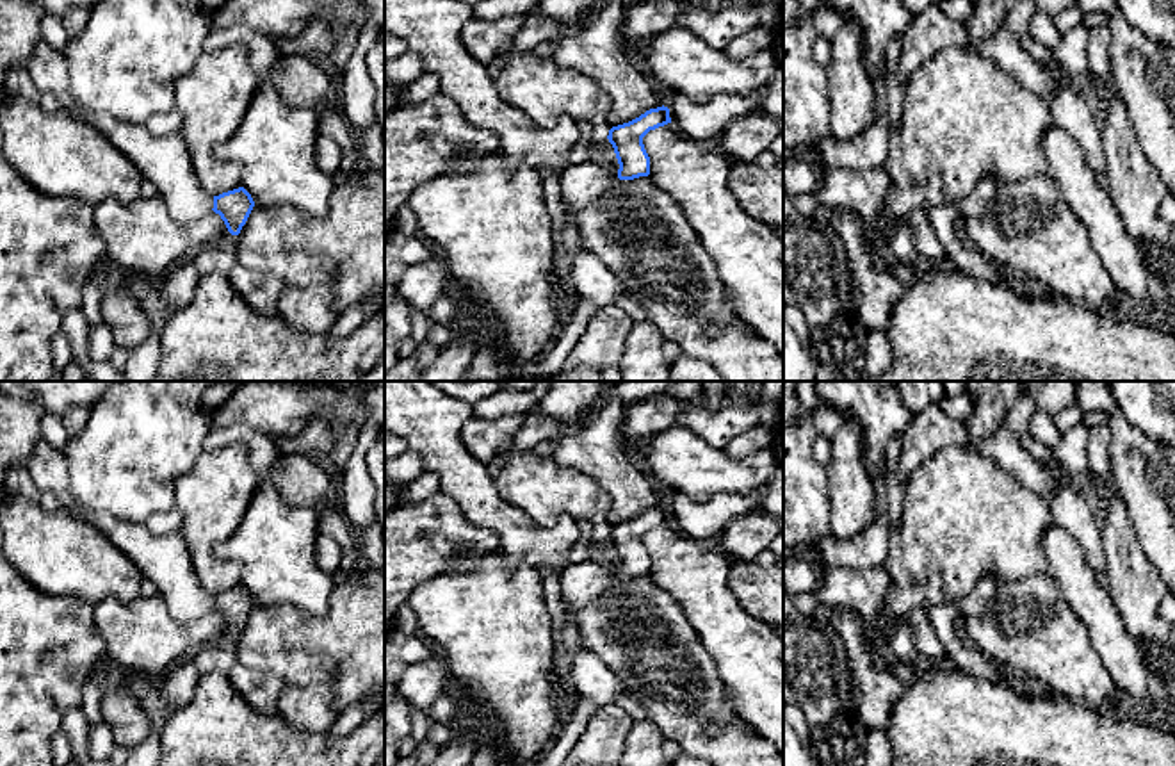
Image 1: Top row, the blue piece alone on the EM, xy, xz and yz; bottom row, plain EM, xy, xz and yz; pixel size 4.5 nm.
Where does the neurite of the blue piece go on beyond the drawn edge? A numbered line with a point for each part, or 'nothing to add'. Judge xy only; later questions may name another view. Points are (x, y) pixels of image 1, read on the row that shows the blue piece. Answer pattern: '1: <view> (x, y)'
1: xy (164, 161)

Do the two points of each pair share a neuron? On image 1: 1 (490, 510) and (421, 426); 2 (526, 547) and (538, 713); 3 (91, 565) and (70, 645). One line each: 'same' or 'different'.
1: same
2: different
3: different

